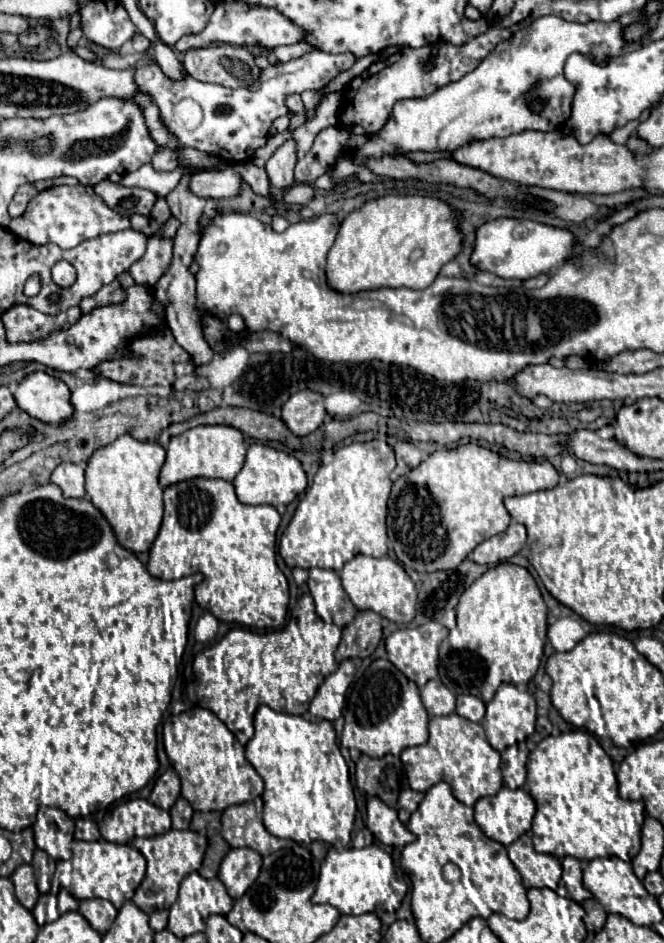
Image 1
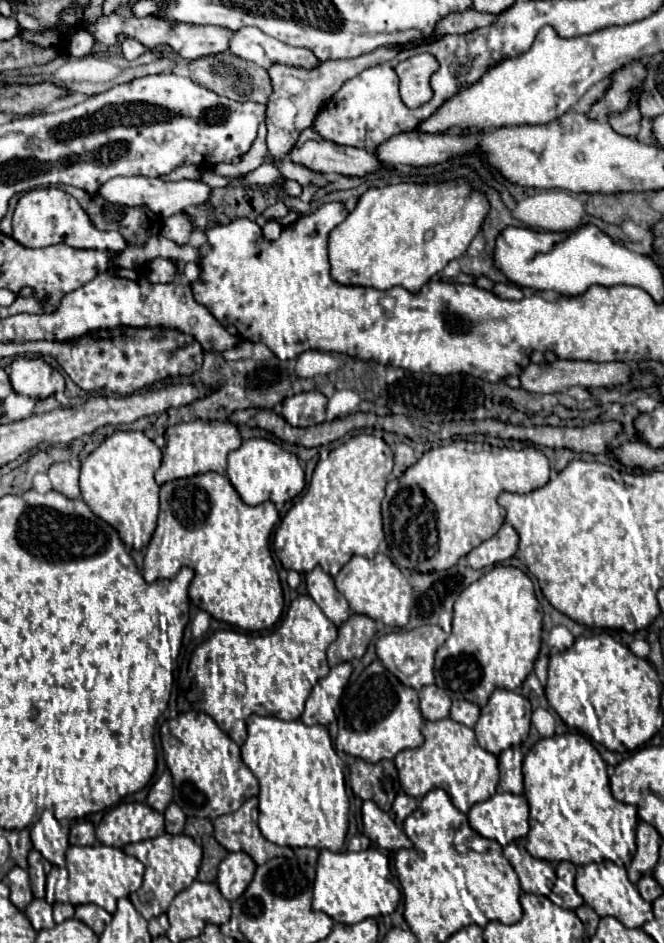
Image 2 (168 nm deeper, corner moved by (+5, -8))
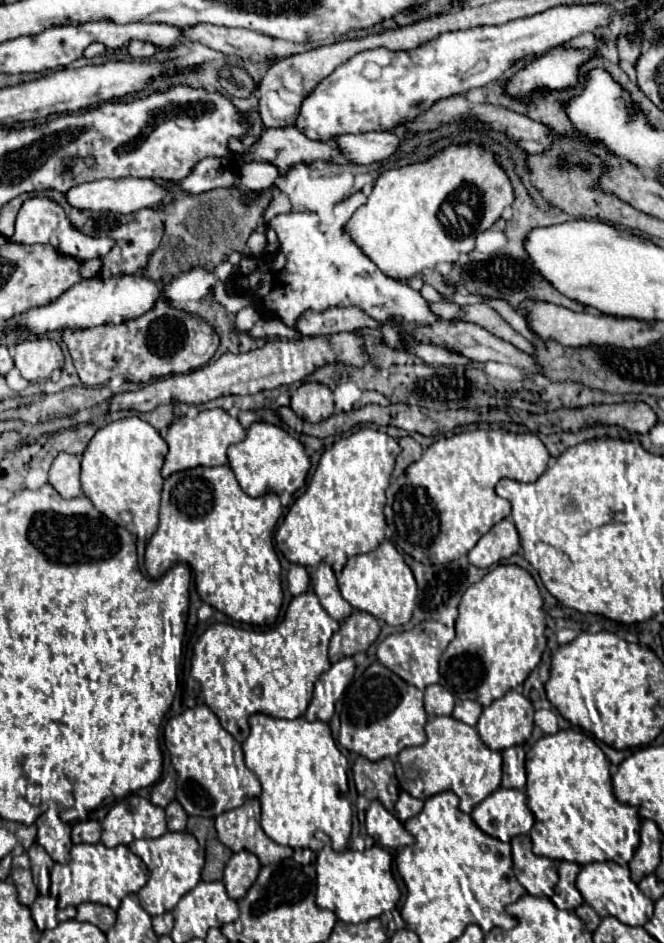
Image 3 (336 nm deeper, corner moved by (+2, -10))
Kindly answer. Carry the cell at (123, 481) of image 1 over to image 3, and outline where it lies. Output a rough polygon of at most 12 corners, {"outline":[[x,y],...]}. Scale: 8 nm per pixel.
{"outline":[[139,416],[83,452],[83,494],[149,540],[165,440]]}

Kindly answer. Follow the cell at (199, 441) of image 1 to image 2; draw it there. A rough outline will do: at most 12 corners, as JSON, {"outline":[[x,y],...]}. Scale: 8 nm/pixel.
{"outline":[[194,420],[166,430],[158,484],[226,474],[242,446],[230,422]]}

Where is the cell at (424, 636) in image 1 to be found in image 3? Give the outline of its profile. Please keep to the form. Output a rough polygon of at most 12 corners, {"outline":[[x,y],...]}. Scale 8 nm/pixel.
{"outline":[[425,620],[387,636],[377,658],[425,690],[453,628]]}

